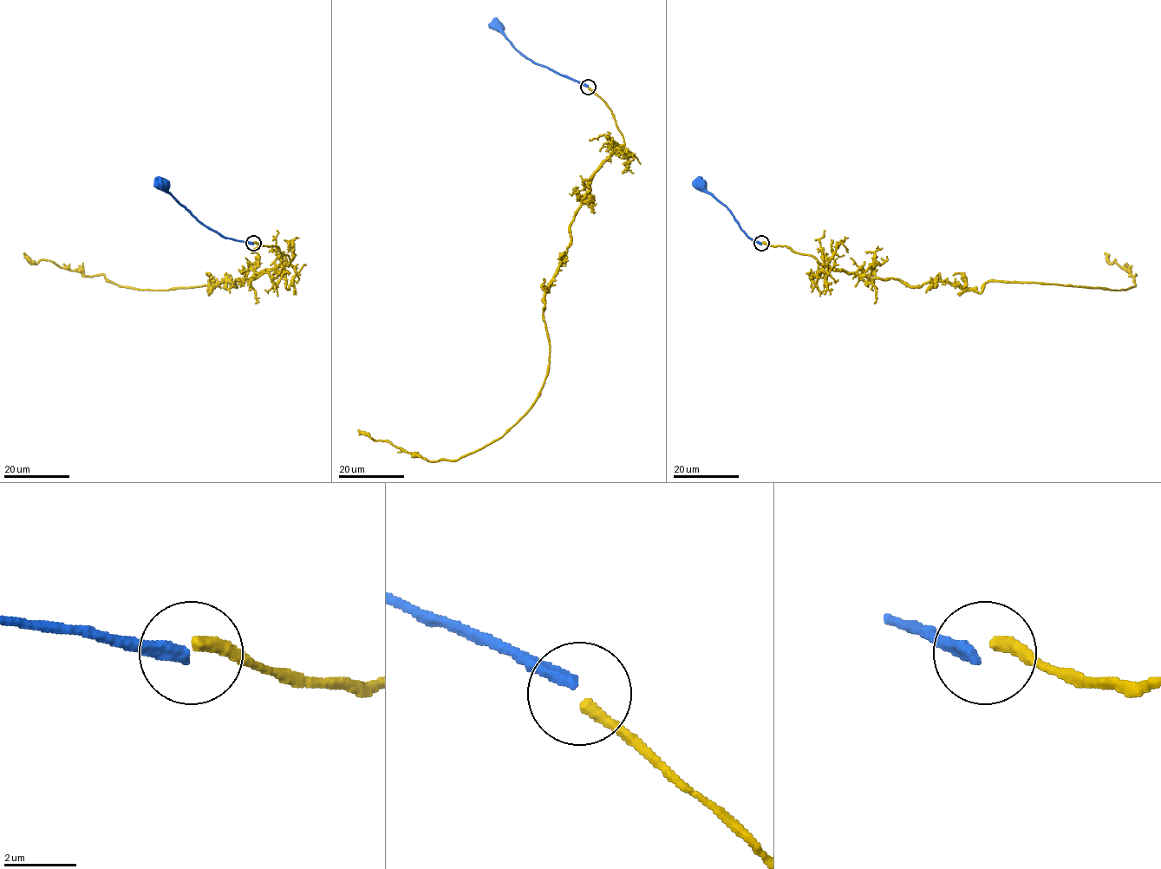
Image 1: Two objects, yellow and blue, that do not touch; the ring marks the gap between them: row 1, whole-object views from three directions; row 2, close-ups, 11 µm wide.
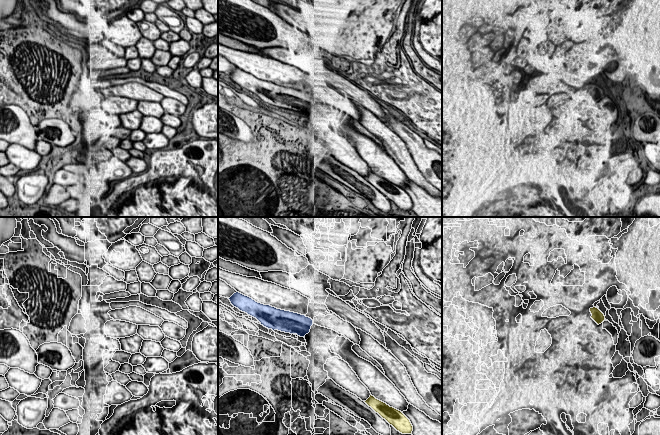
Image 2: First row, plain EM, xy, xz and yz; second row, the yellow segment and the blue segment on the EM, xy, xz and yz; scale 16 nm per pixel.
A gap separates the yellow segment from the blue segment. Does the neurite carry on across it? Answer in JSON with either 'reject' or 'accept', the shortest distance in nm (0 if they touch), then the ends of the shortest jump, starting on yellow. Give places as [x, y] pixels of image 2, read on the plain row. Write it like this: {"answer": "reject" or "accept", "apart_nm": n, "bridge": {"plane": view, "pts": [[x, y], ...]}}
{"answer": "reject", "apart_nm": 1400, "bridge": {"plane": "xz", "pts": [[370, 171], [308, 108]]}}

